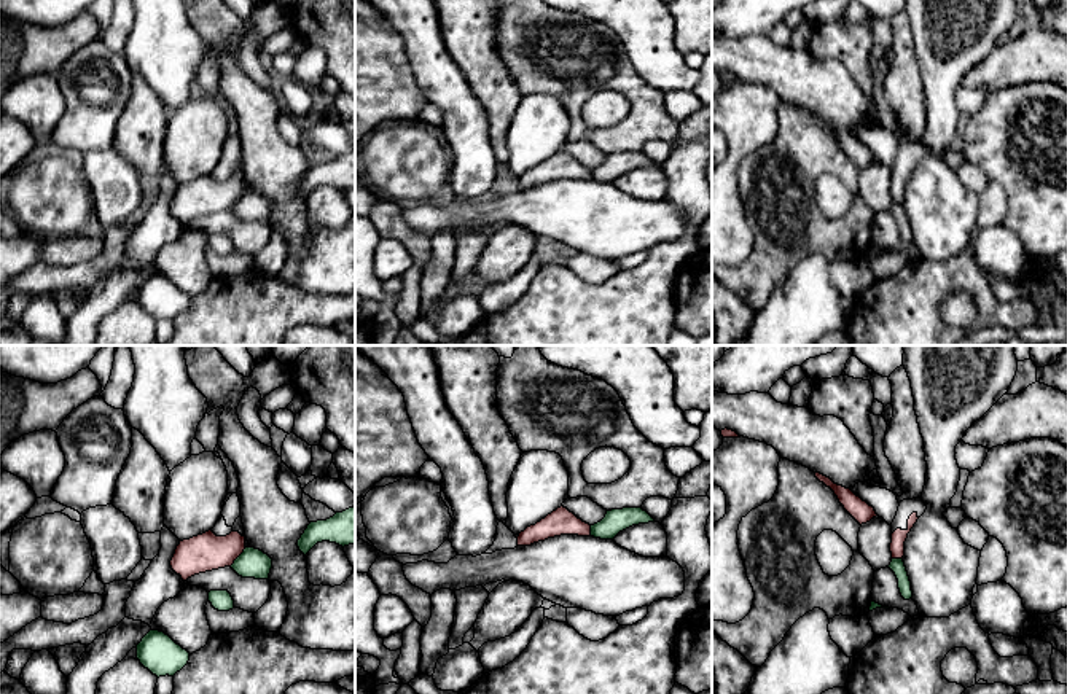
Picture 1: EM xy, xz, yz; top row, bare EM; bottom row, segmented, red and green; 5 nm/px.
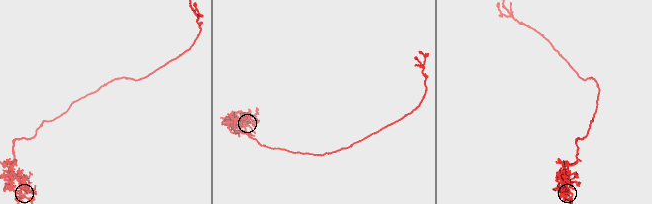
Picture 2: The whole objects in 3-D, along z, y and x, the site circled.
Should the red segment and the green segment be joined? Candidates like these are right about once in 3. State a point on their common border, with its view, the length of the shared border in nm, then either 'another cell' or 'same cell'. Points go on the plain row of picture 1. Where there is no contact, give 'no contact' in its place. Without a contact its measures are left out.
meets red in xy at (238, 199); contact 130 nm long; another cell

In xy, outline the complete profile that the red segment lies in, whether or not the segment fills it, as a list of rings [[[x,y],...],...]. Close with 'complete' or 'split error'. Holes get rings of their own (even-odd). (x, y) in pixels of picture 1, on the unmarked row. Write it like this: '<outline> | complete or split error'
[[[239,159],[233,169],[233,175],[226,180],[217,180],[212,174],[180,185],[170,204],[172,213],[188,221],[231,210],[245,193],[244,167]]] | split error

